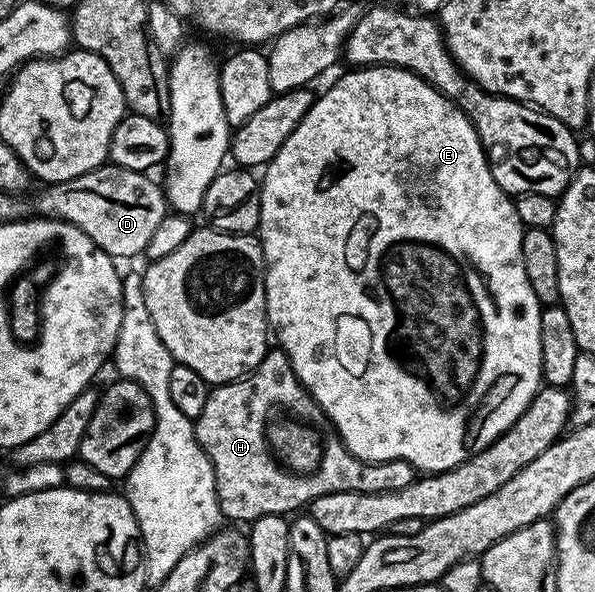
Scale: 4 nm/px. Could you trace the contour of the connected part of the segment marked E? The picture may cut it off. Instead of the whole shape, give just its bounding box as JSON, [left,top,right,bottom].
[257,65,544,474]

